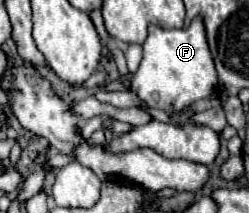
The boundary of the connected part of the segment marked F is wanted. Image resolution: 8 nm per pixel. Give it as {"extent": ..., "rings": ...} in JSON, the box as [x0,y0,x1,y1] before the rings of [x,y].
{"extent":[131,16,217,112],"rings":[[[201,16],[193,18],[189,28],[149,28],[149,36],[143,42],[143,60],[131,82],[131,90],[135,90],[143,102],[147,102],[151,108],[171,112],[211,96],[215,88],[217,72],[207,46],[205,24]]]}

